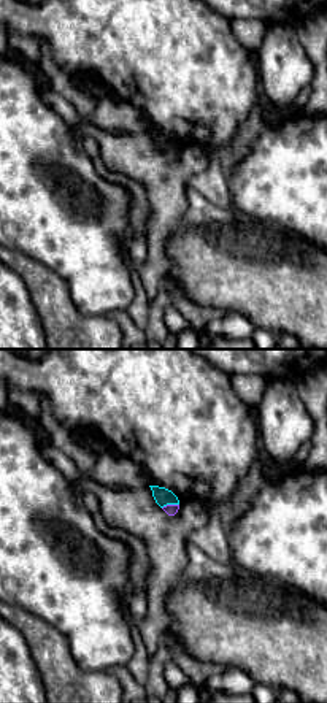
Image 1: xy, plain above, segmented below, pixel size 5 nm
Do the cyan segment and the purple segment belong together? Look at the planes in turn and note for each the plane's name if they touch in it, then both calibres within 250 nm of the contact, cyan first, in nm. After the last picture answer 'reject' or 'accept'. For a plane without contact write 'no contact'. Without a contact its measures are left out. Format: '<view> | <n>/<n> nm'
xy | 90/60 nm

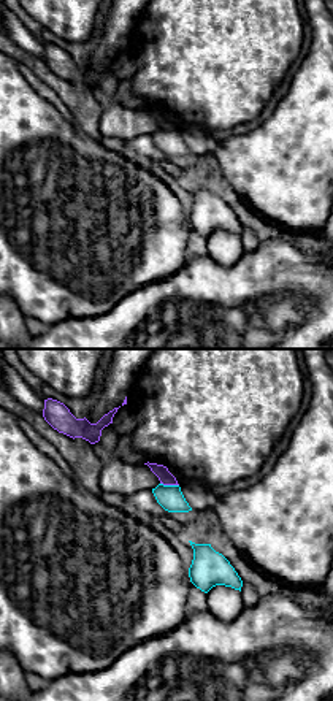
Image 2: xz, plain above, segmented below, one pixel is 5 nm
xz | 130/70 nm

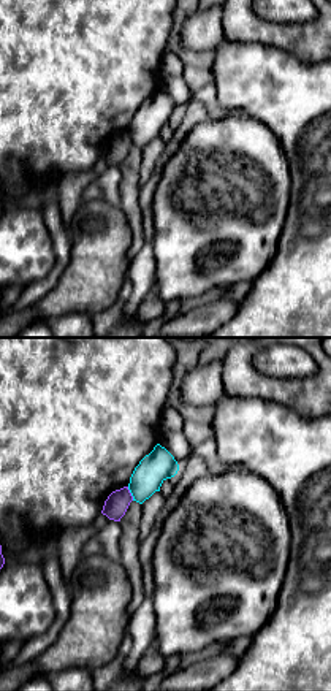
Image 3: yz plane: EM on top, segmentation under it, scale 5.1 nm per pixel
yz | 160/120 nm

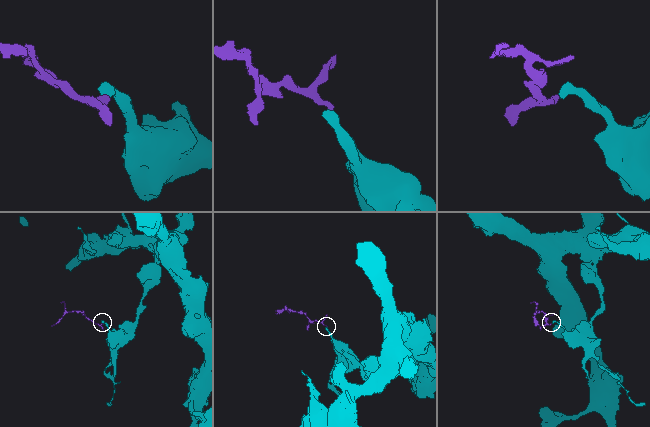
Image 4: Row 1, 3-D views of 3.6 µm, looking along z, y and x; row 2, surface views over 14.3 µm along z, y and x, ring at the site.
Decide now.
reject

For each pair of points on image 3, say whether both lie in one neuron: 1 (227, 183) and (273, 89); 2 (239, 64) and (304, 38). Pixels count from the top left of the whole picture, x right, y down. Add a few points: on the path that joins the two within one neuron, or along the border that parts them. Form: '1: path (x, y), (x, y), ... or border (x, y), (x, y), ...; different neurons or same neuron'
1: border (228, 111), (257, 118), (281, 146); different neurons
2: border (243, 41), (274, 45), (306, 62), (314, 62); different neurons

